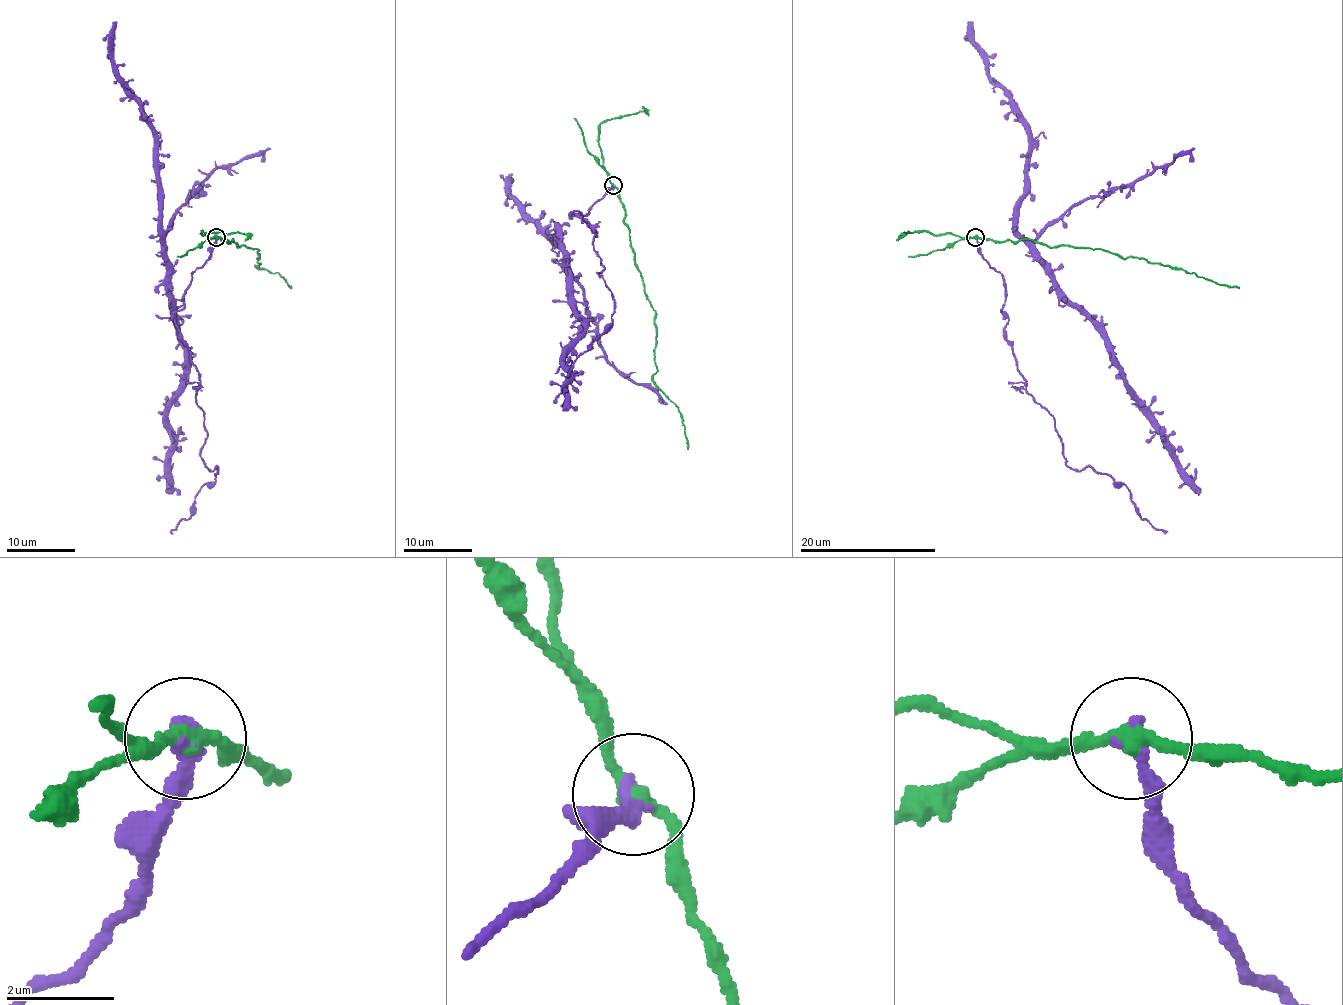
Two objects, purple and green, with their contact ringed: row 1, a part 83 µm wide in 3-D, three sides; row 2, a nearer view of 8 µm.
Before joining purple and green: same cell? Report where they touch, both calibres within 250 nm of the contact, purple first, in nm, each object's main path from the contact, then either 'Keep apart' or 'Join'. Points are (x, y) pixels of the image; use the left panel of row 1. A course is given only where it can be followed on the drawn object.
Place: (216, 237). Thickness 340 nm (purple) against 240 nm. Course of purple: (215, 237), (173, 320), (198, 375), (207, 436), (200, 456), (217, 468), (215, 480), (169, 531). Course of green: (215, 237), (258, 250), (256, 266), (277, 272), (290, 288). Keep apart

